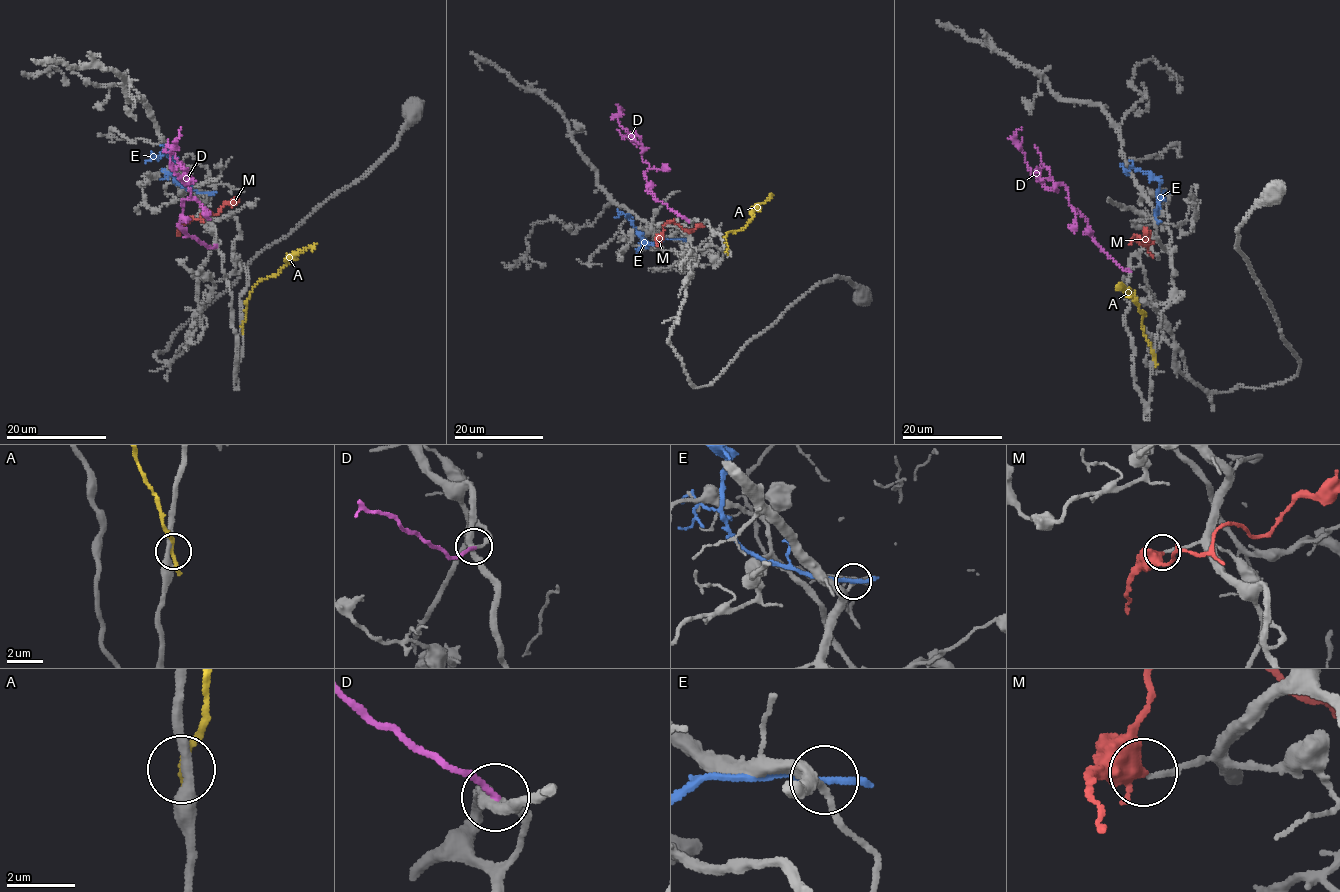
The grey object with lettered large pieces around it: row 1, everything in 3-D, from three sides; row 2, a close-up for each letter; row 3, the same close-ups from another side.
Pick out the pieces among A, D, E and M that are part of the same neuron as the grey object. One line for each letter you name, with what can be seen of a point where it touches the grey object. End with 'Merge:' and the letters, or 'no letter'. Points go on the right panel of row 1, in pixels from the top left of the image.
D: meets grey at (1129, 269)
M: meets grey at (1149, 242)
Merge: D, M

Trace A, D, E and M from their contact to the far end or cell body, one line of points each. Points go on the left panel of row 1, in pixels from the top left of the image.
A: (242, 325), (246, 299), (253, 287), (261, 279), (279, 273), (290, 257), (316, 243)
D: (217, 245), (204, 245), (178, 224), (190, 194), (190, 177), (183, 182), (169, 161), (180, 128)
E: (208, 193), (180, 185), (173, 174), (174, 159), (166, 152), (145, 162)
M: (187, 219), (187, 222), (206, 212), (218, 212), (225, 203), (238, 200)

